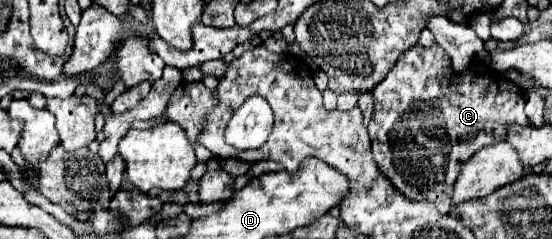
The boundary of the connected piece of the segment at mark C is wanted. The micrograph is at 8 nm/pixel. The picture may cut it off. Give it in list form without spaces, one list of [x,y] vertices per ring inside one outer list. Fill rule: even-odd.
[[[420,44],[408,48],[388,72],[386,80],[374,88],[372,96],[374,114],[368,124],[368,134],[372,140],[374,162],[402,196],[408,196],[408,200],[414,202],[430,202],[442,214],[452,210],[454,180],[458,178],[460,166],[480,148],[506,140],[504,132],[508,124],[530,124],[524,114],[526,92],[520,86],[494,72],[476,72],[474,68],[456,74],[452,68],[446,68],[446,52],[442,52],[438,44],[430,48],[422,48]]]

